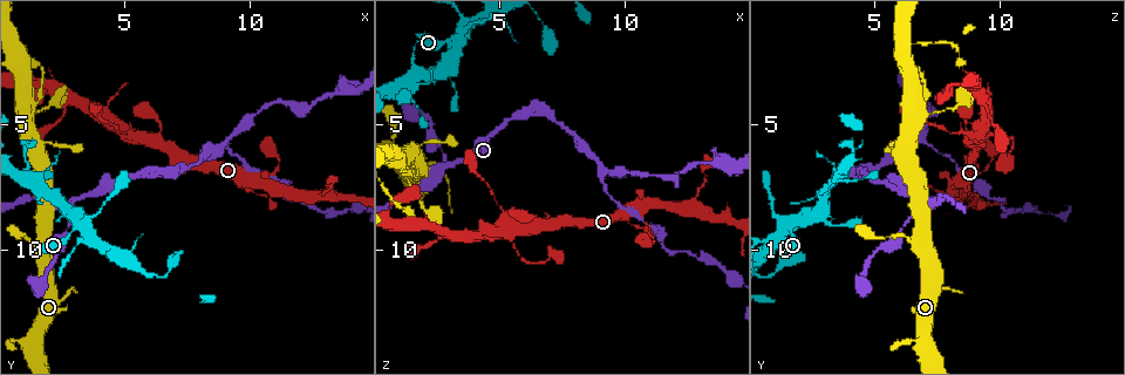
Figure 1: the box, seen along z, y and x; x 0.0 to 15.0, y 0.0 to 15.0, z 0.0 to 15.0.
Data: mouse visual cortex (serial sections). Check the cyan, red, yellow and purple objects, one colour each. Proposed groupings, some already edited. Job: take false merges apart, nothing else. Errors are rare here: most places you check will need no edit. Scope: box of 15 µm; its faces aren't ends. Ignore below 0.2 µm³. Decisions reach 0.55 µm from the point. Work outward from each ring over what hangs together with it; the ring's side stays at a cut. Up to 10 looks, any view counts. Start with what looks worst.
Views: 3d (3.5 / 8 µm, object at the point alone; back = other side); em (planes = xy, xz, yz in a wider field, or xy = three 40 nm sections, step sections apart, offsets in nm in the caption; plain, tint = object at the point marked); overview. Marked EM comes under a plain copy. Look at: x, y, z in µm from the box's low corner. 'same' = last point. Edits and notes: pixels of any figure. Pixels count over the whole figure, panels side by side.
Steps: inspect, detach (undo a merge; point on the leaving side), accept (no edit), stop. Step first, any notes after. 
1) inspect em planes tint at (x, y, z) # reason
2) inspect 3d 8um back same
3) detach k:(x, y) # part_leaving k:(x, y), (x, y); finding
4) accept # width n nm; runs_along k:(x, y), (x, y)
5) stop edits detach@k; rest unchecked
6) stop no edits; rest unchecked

inspect 3d 3.5um at (5.5, 5.4, 9.5) # four arms meet

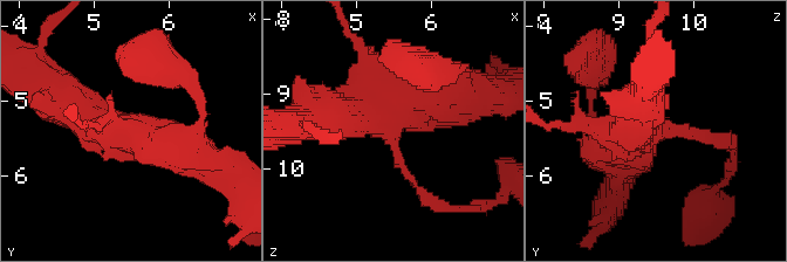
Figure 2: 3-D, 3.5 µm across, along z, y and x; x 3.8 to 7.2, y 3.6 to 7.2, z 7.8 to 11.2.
inspect em xy step 3 tint at (5.45, 5.40, 9.50) # shape alone is not enough

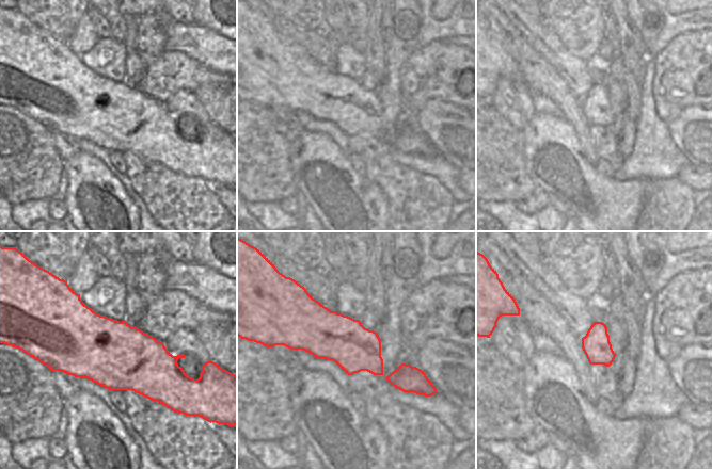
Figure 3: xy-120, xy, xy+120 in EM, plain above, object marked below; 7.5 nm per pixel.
accept # runs_along 2:(184, 149), (105, 131), (52, 91); one cell here

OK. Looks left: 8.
inspect 3d 3.5um at (9.0, 5.6, 6.7)

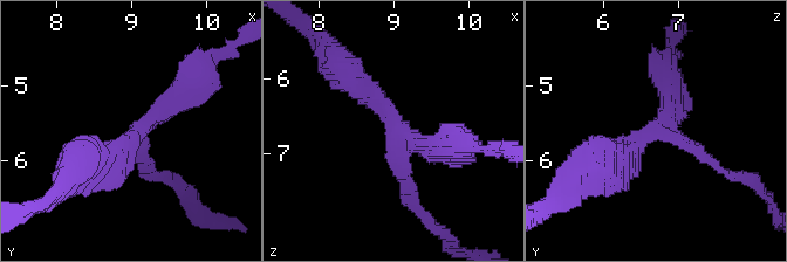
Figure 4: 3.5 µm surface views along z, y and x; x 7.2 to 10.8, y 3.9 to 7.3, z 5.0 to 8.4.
inspect em planes tint at (9.05, 5.65, 6.70)

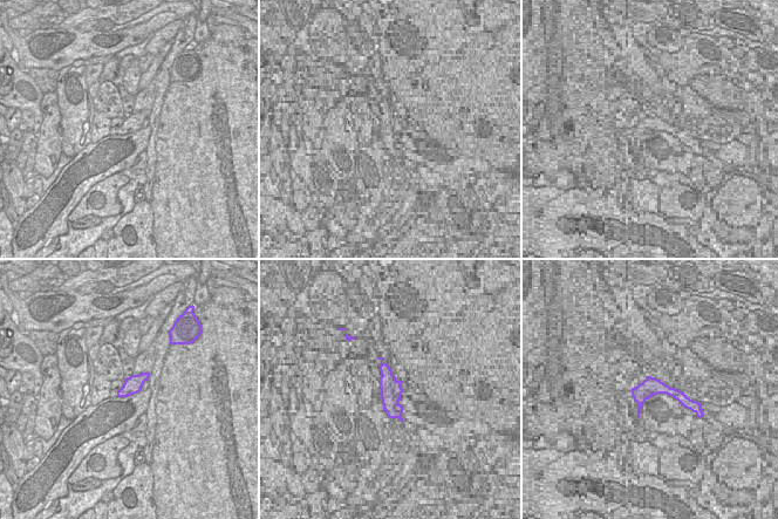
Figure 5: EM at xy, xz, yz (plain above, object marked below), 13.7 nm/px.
inspect em xy step 2 tint same # another direction

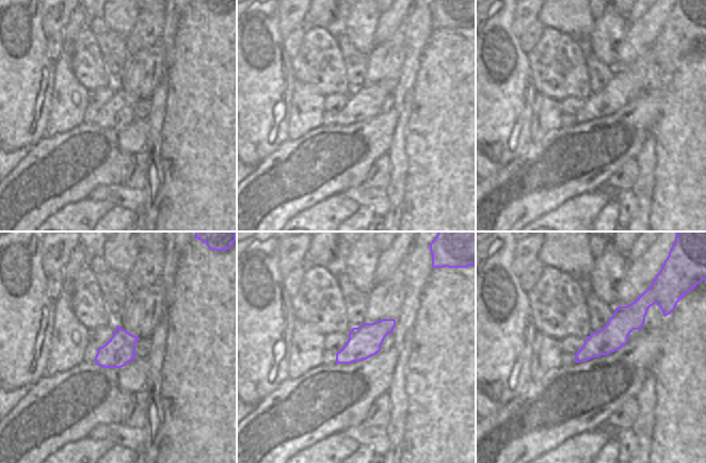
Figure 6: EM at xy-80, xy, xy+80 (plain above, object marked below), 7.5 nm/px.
accept # width 240 nm; runs_along 4:(88, 159), (120, 151), (196, 80); continuous, no second cell

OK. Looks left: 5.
inspect 3d 3.5um at (2.8, 8.3, 6.6) # arms part here

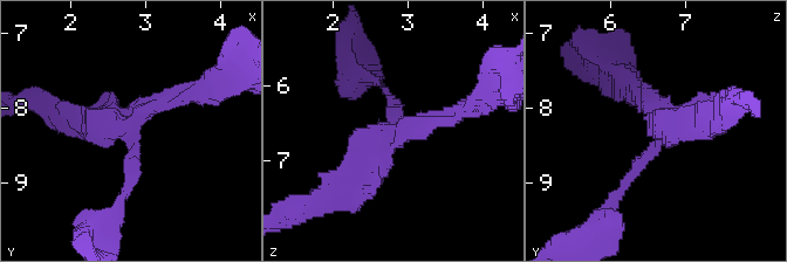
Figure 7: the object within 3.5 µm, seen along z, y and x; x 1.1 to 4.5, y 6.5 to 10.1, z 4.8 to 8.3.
inspect em xy step 1 tint at (2.80, 8.25, 6.65) # now the EM

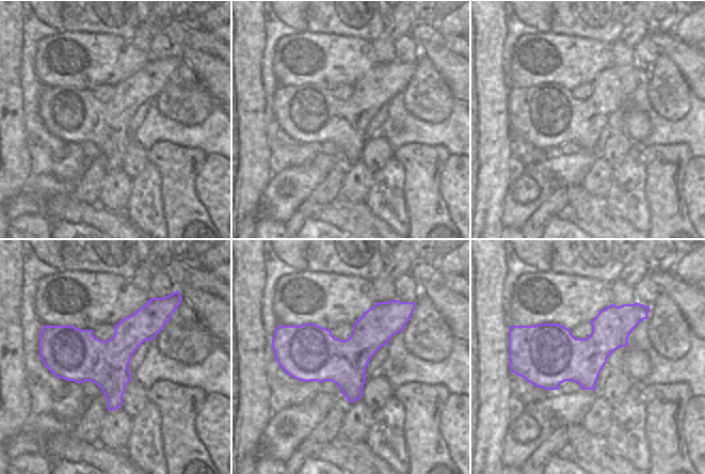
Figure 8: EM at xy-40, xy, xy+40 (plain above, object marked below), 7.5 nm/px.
accept # width 380 nm; runs_along 7:(192, 94), (138, 115), (124, 190); one cell here

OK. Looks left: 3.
inspect 3d 8um at (2.3, 9.8, 5.7) # abrupt turn

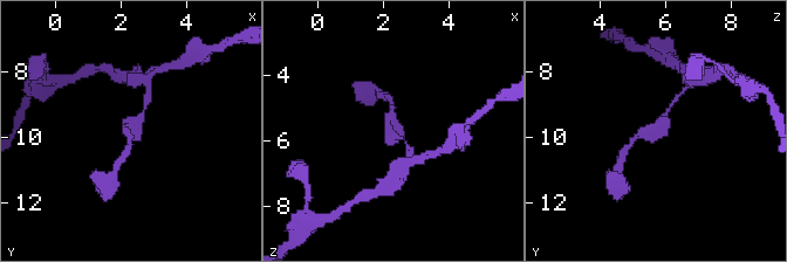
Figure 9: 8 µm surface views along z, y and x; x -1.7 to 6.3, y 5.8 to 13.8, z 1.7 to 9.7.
inspect 3d 3.5um at (2.3, 9.8, 5.9)

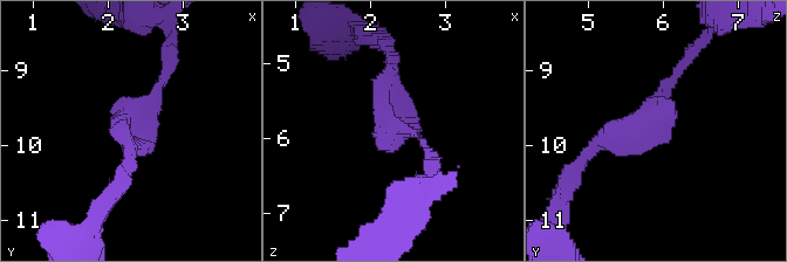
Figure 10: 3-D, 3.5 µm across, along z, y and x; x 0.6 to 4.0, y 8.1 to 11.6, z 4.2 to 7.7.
inspect em xy step 1 tint at (2.35, 9.90, 5.85) # arm_widths 100, 250 nm

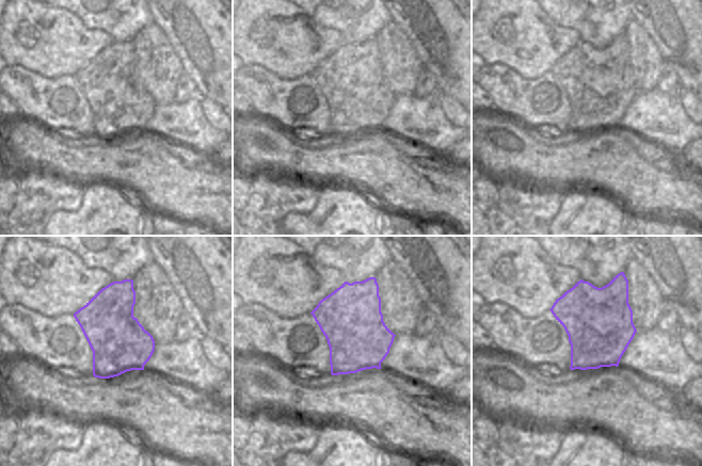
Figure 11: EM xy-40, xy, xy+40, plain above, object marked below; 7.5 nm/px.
accept # all the same cell

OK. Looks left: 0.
stop no edits; rest unchecked

